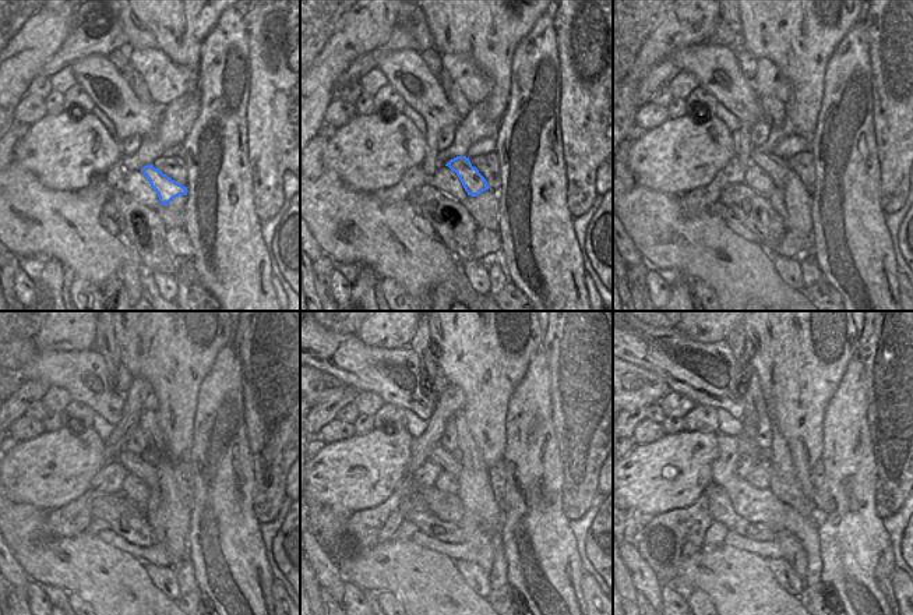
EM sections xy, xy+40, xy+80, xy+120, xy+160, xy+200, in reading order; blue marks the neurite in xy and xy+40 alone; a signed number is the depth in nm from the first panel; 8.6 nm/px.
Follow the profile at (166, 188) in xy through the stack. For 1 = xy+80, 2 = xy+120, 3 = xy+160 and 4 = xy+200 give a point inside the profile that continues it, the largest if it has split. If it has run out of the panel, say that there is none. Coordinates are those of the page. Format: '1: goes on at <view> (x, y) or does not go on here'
1: goes on at xy+80 (776, 168)
2: goes on at xy+120 (133, 463)
3: goes on at xy+160 (440, 456)
4: goes on at xy+200 (743, 445)

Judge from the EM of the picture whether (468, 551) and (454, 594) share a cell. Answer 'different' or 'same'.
different

